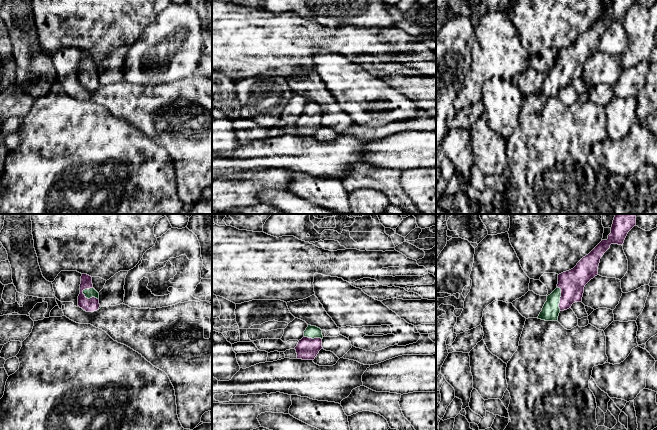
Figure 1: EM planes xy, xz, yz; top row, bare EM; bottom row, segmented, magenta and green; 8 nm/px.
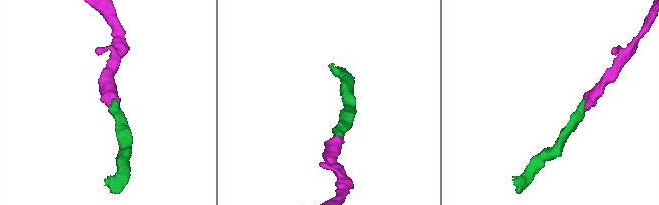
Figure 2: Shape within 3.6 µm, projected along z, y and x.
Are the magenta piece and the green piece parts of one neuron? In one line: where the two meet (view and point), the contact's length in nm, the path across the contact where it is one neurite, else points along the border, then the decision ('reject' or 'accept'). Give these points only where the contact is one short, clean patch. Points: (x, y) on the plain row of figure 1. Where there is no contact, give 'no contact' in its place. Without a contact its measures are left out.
xy (90, 74) | 150 nm | across xy (89, 81), (90, 74), (89, 69) | accept

